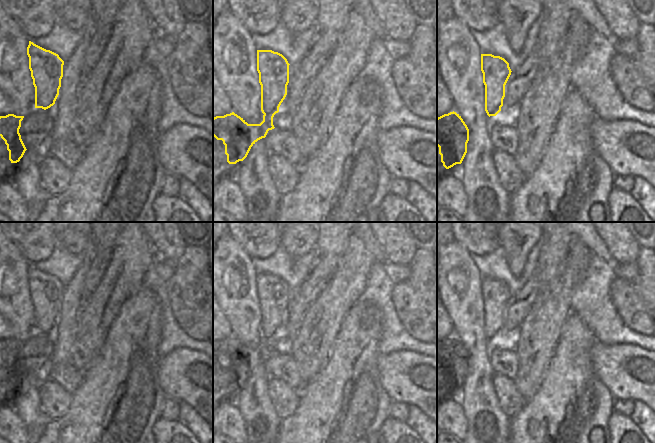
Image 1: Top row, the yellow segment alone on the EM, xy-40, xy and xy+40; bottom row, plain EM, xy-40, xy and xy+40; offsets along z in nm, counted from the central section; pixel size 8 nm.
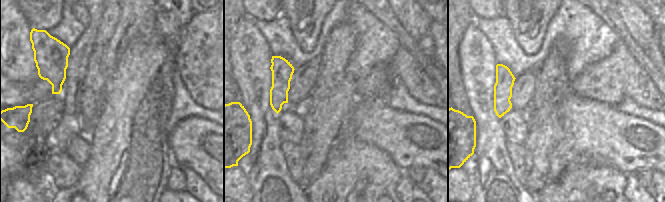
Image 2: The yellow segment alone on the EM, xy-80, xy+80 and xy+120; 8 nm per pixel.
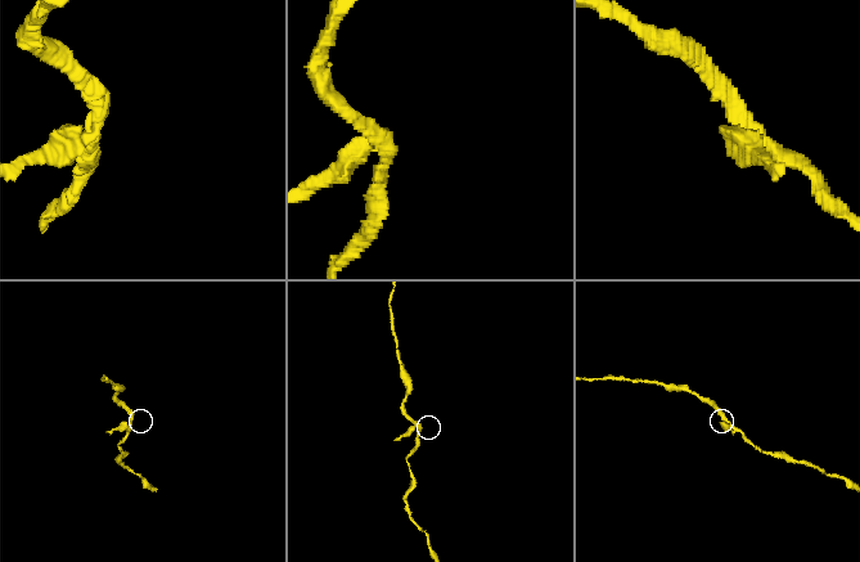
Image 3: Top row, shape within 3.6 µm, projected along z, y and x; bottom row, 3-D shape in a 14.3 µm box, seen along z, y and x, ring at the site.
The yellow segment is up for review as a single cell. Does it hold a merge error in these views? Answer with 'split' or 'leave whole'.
split

